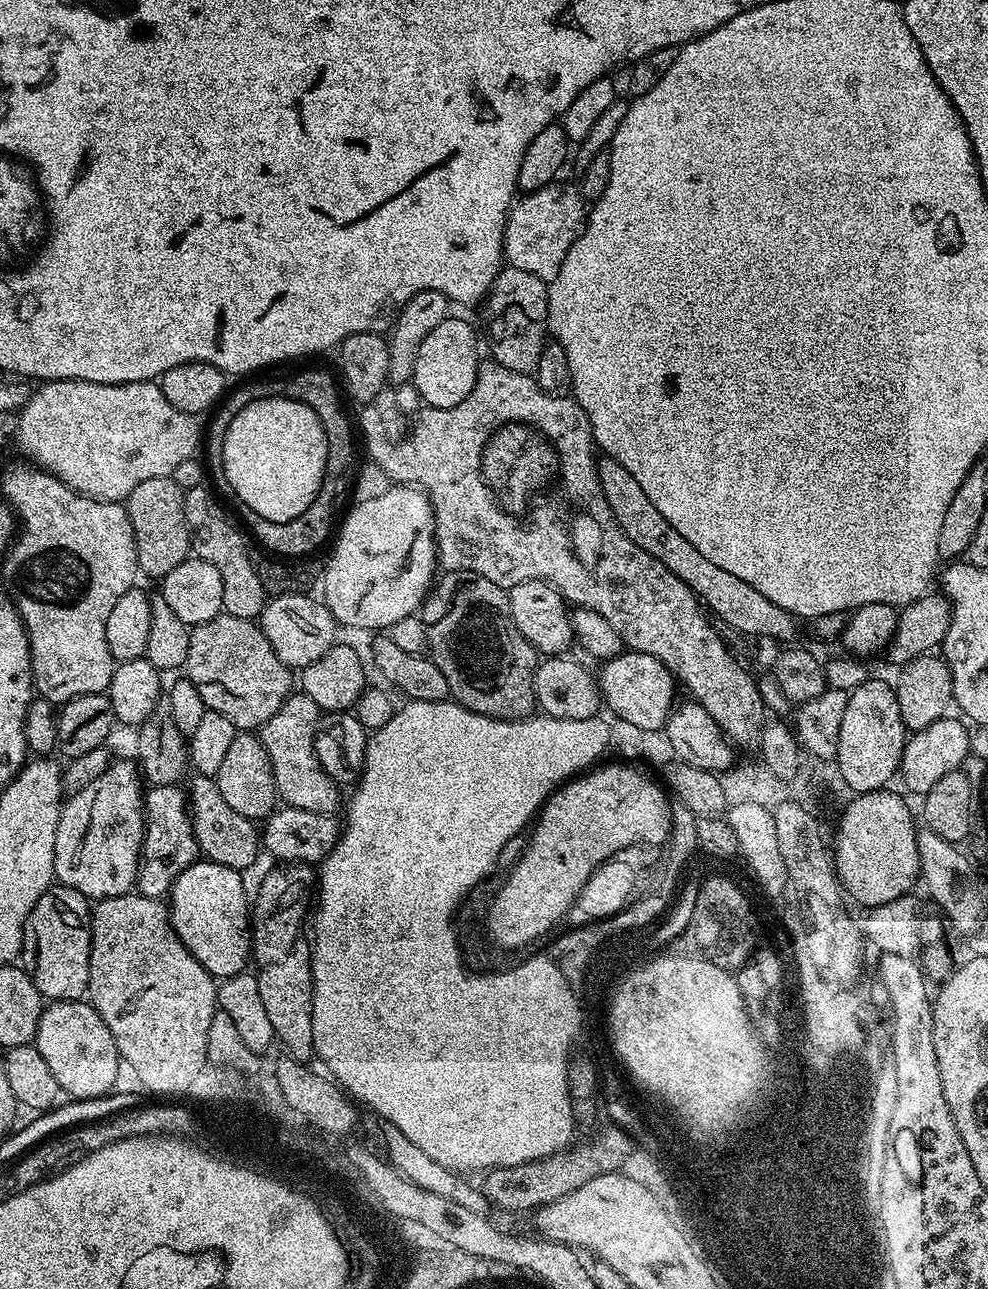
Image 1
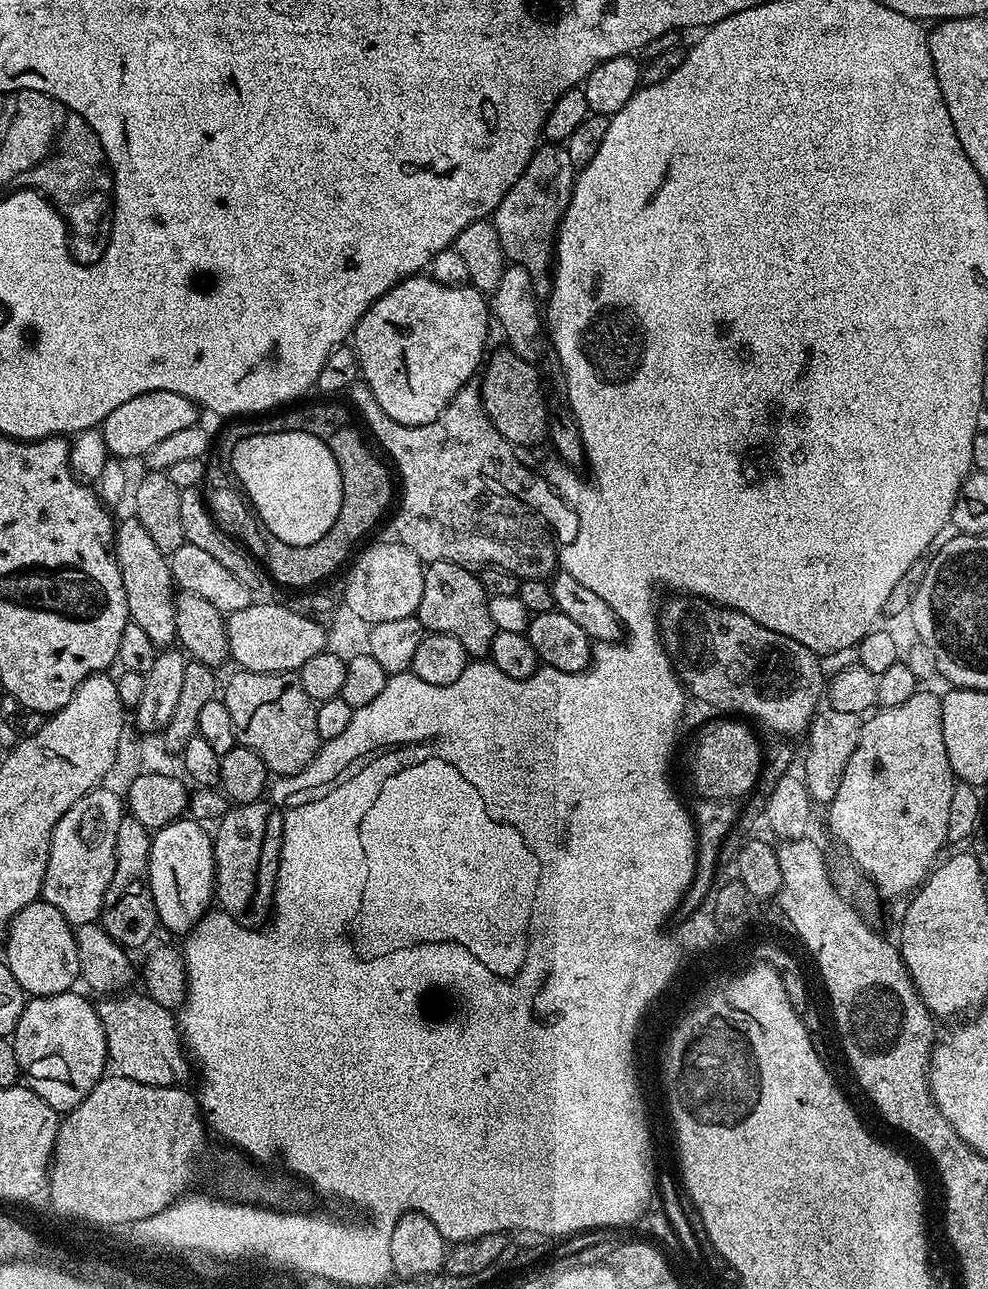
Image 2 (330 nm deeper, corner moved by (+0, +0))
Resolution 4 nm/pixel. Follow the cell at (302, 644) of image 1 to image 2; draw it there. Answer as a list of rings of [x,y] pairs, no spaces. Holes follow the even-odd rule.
[[[253,602],[246,610],[227,613],[228,653],[233,660],[236,659],[241,669],[246,672],[282,672],[285,674],[295,673],[314,654],[325,651],[328,634],[325,625],[310,618],[302,618],[302,614],[294,614],[284,604],[269,602],[260,604]]]

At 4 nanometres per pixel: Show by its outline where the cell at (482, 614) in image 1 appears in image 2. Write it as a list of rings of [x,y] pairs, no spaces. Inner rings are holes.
[[[439,560],[428,564],[424,569],[422,582],[422,602],[418,606],[416,615],[422,626],[428,632],[450,634],[462,642],[469,657],[484,658],[489,655],[491,643],[498,631],[498,624],[488,609],[490,597],[485,592],[479,575],[471,568],[464,568],[454,562]]]

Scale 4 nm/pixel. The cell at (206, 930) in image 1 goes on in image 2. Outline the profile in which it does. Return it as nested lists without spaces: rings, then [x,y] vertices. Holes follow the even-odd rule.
[[[181,818],[168,824],[165,828],[155,829],[150,846],[150,866],[148,867],[148,885],[154,898],[156,919],[159,927],[168,932],[186,934],[204,917],[214,904],[214,889],[216,887],[216,859],[212,849],[213,837],[203,823],[191,818]]]

